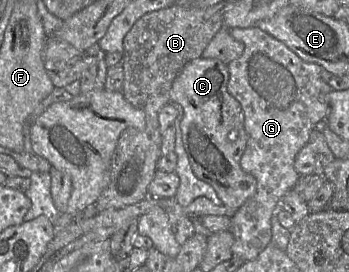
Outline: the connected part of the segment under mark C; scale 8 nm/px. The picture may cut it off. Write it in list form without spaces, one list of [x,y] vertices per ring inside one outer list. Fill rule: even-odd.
[[[202,56],[189,61],[175,78],[170,101],[182,107],[182,141],[195,176],[210,184],[222,203],[238,210],[257,190],[255,177],[240,166],[247,136],[242,106],[228,91],[228,65]]]

